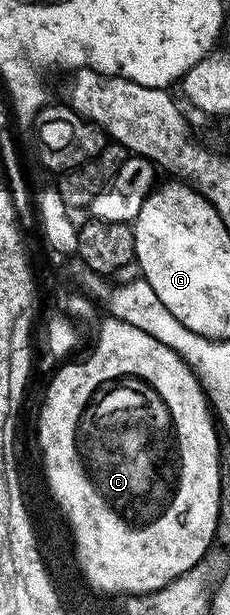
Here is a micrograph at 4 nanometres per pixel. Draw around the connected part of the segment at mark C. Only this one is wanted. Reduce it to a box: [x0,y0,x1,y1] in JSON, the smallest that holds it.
[72,374,184,530]

